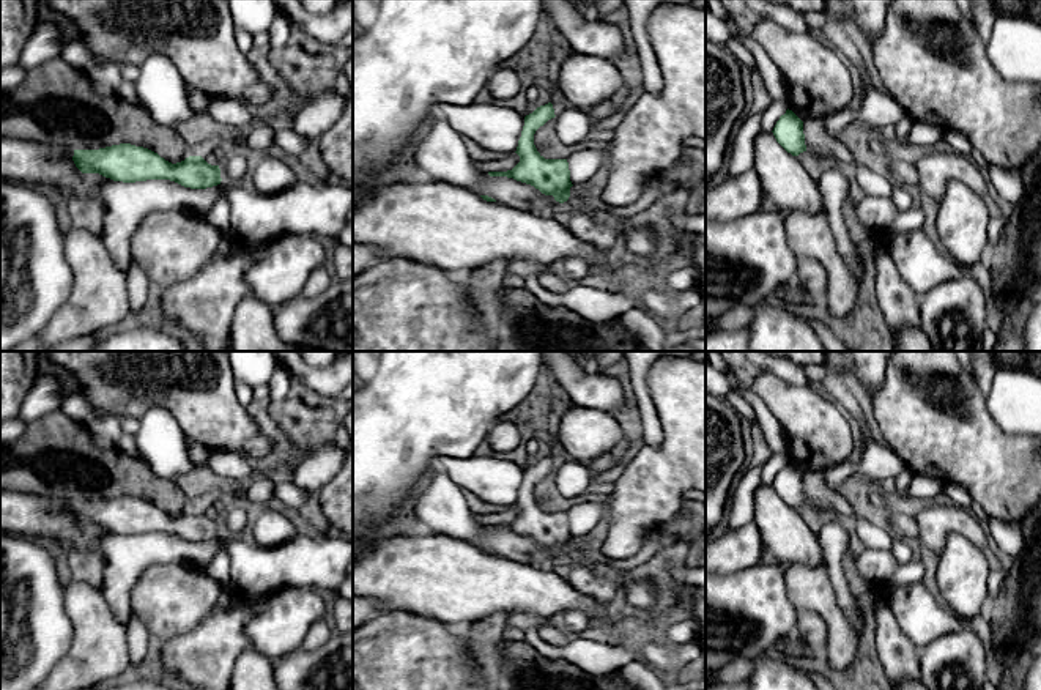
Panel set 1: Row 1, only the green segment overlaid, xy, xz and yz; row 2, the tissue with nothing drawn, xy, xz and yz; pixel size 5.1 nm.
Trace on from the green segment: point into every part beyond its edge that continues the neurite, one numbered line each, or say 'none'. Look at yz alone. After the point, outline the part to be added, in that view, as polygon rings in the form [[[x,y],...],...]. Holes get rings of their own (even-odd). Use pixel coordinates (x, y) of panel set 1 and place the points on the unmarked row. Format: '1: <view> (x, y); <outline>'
none

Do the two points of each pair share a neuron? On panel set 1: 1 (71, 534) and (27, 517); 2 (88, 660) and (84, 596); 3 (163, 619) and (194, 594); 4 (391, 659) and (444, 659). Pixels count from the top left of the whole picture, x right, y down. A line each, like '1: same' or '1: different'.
1: same
2: same
3: same
4: same

